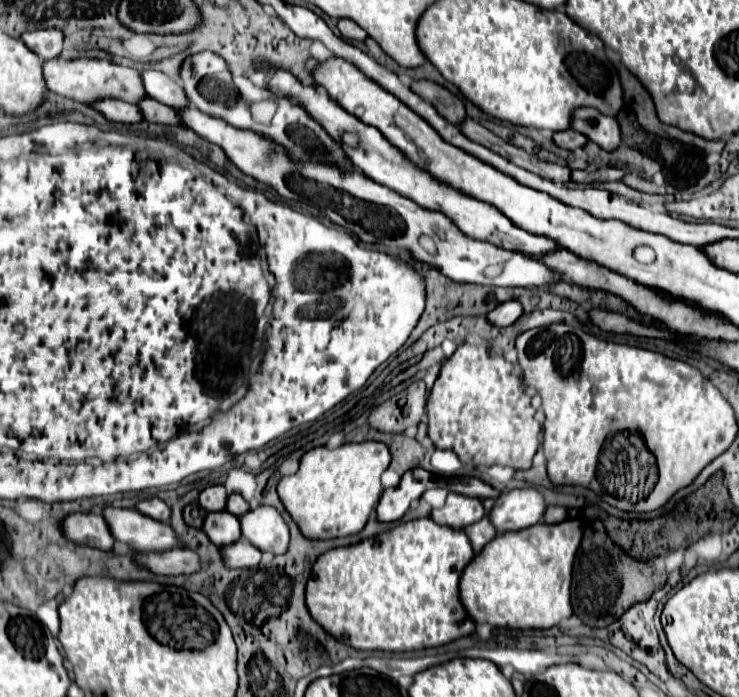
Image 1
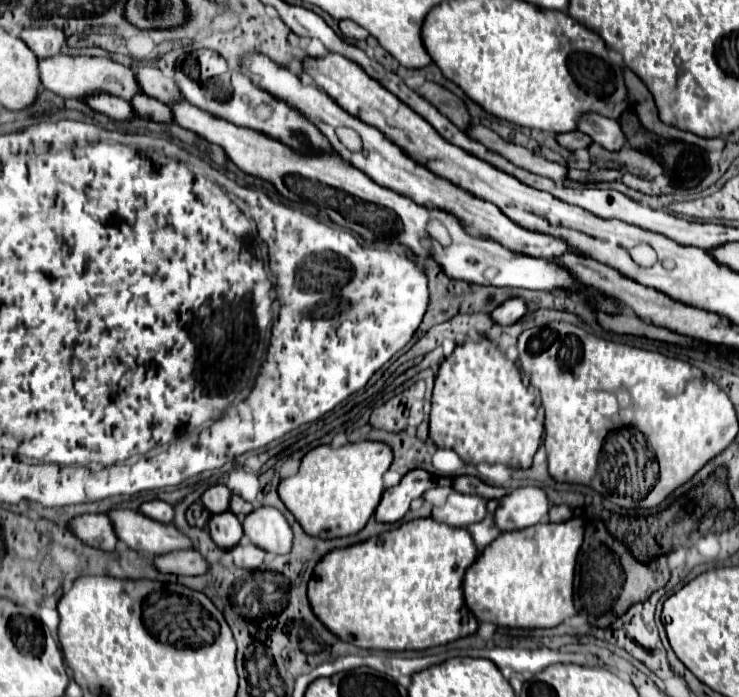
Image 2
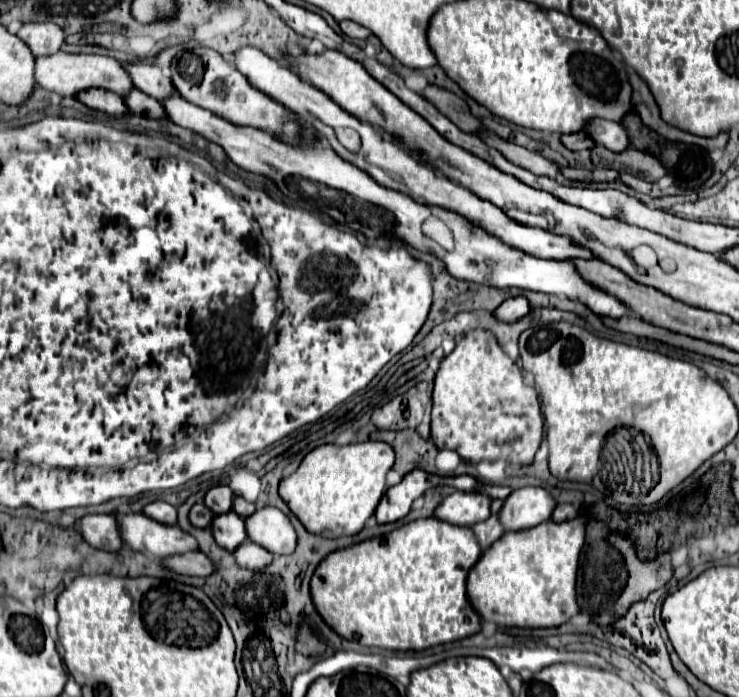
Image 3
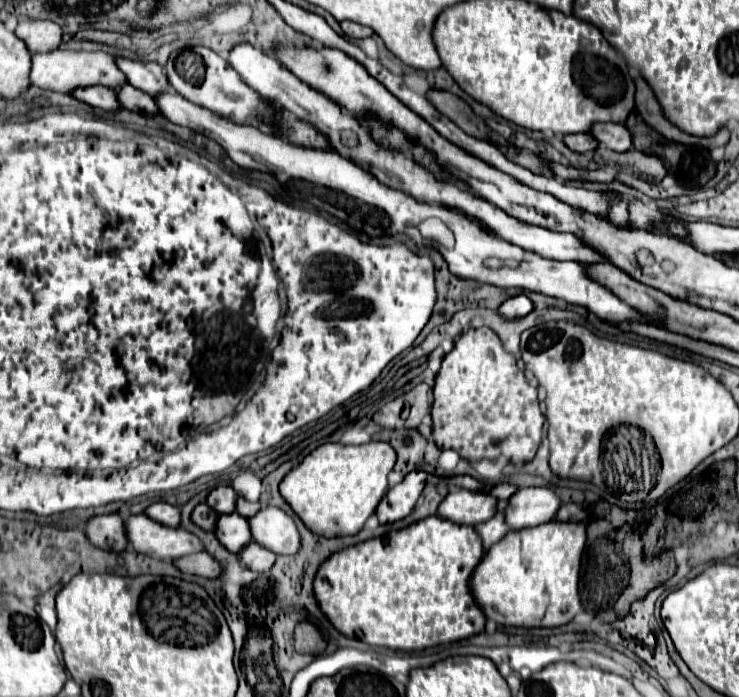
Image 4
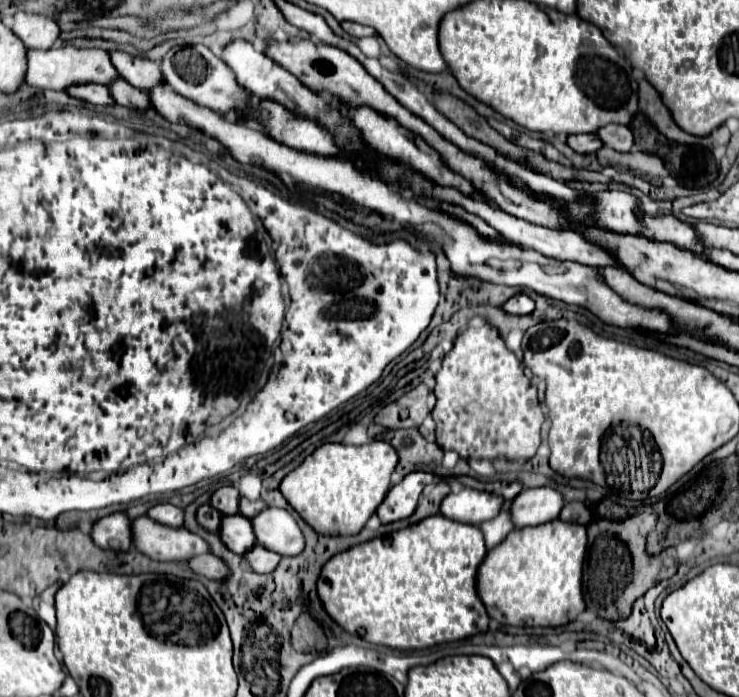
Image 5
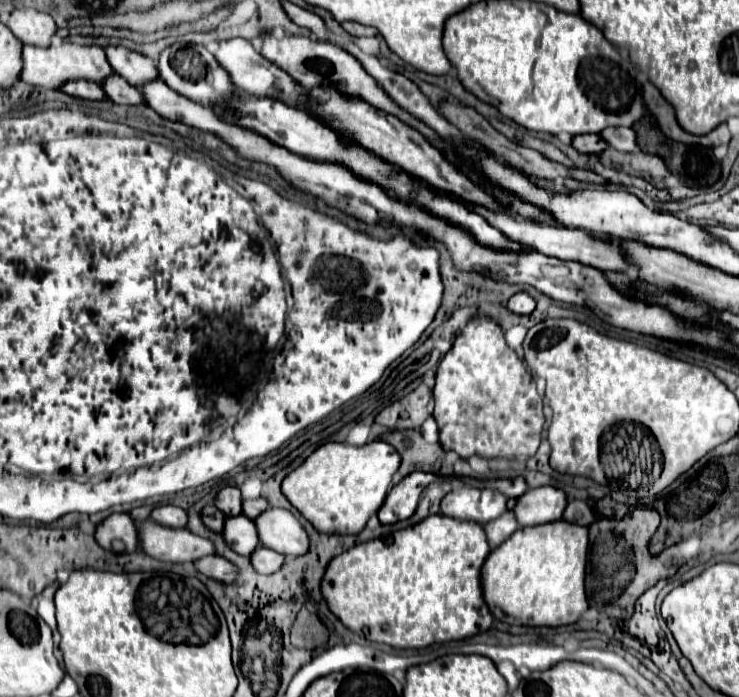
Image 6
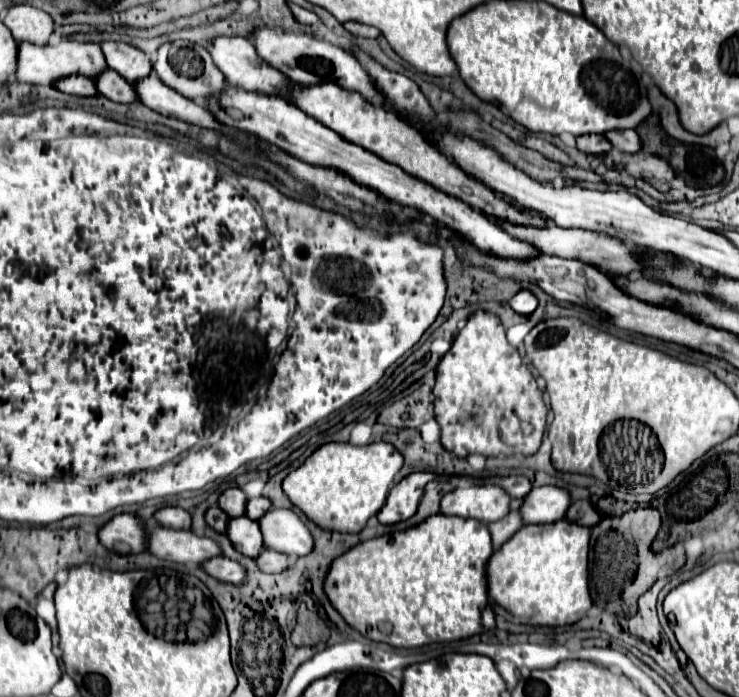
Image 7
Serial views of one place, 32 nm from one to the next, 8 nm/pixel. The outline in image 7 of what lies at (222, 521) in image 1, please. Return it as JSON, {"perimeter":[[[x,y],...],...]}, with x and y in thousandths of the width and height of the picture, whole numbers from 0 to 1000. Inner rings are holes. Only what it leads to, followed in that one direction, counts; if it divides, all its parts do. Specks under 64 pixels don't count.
{"perimeter":[[[333,740],[311,743],[306,769],[309,769],[309,775],[314,778],[314,783],[317,783],[325,795],[338,798],[338,801],[346,801],[349,792],[357,786],[349,749],[336,746]]]}

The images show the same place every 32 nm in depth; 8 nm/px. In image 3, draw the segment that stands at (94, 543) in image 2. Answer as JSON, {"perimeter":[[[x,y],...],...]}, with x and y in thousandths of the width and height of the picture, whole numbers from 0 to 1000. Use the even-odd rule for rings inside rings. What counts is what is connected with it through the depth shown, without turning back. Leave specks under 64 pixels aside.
{"perimeter":[[[119,737],[106,746],[108,769],[127,786],[157,792],[165,783],[157,743],[152,737]]]}

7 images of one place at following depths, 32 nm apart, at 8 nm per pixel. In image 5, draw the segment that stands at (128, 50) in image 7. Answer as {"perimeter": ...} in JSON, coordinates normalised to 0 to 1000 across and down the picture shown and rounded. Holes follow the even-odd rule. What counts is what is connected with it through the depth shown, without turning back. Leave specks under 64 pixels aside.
{"perimeter":[[[160,72],[152,75],[149,80],[152,80],[152,92],[157,95],[157,100],[179,123],[200,132],[200,126],[211,126],[211,121],[222,121],[214,89],[206,89],[206,86],[198,86],[189,80],[176,80],[176,77],[160,75]]]}

